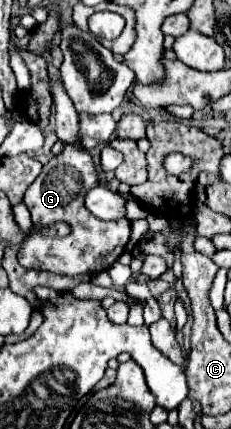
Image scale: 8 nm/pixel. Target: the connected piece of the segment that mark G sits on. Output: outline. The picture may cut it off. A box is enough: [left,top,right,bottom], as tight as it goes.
[18,79,131,275]

